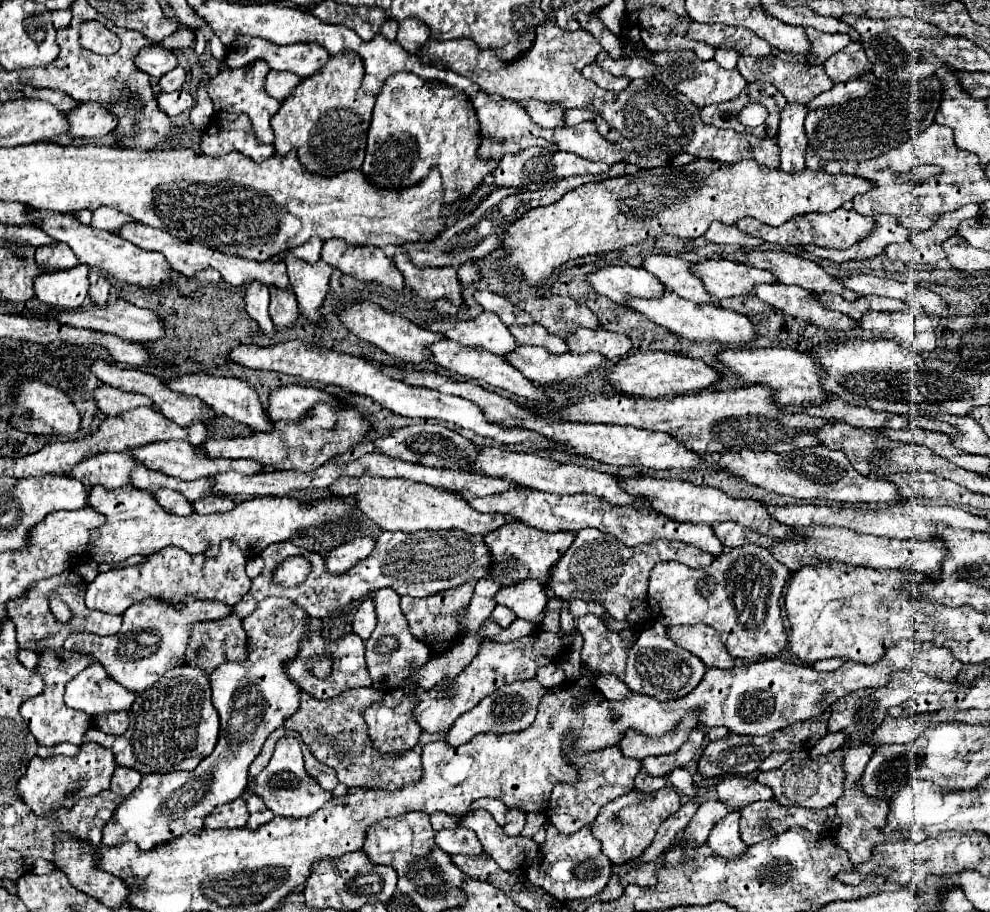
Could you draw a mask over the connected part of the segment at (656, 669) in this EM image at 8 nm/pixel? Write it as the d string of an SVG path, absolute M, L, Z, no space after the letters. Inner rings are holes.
M652 623L638 633L632 649L628 651L624 683L634 693L644 693L656 699L678 699L688 695L702 681L704 673L706 667L696 655L676 647L666 637L666 629L660 623Z

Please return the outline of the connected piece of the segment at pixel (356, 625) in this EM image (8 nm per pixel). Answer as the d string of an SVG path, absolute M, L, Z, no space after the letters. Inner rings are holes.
M362 599L356 613L354 613L354 623L352 623L352 631L362 637L364 641L370 637L370 633L376 627L376 611L374 611L374 599Z

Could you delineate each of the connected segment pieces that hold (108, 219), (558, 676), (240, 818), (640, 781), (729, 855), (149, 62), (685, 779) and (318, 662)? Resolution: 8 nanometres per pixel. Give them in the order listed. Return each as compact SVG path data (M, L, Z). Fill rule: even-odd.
M96 209L92 217L94 229L104 229L110 233L118 233L126 223L134 223L128 215L120 215L116 209Z
M550 663L550 665L546 665L546 667L540 667L540 669L538 669L536 679L538 679L538 683L542 683L542 685L548 689L548 687L554 687L554 685L564 683L566 675L564 675L564 671L562 671L562 667L560 667L560 665Z
M242 797L226 803L226 805L218 805L204 821L206 829L222 829L222 827L244 827L248 819L248 811L246 811L246 801Z
M640 771L636 775L636 789L638 791L644 791L644 793L650 793L650 791L658 791L664 787L664 777L652 777L652 775L646 775L646 771Z
M732 811L728 813L724 819L720 819L714 829L710 831L710 837L706 841L706 845L716 853L722 855L726 859L742 859L746 855L746 843L740 839L740 831L738 831L738 821L740 821L740 813Z
M150 45L150 47L144 47L136 59L134 59L134 65L148 73L150 77L154 79L160 79L164 73L172 71L178 63L176 63L176 55L160 45Z
M674 769L672 773L668 773L668 781L680 789L684 795L694 797L694 787L692 787L692 775L686 769Z
M318 655L318 659L310 661L310 673L318 679L324 679L326 675L330 675L330 667L332 667L330 655Z

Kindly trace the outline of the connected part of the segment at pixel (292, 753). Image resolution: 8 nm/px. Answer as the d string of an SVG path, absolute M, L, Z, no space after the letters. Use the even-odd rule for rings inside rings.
M282 737L278 743L276 743L276 749L274 749L274 755L268 763L268 767L256 777L256 783L254 783L254 793L258 793L266 807L274 813L274 815L280 815L280 817L308 817L312 813L316 813L320 807L326 805L326 801L332 799L332 791L324 791L316 781L314 777L310 777L304 769L304 759L302 759L302 751L300 751L300 745L294 737Z

